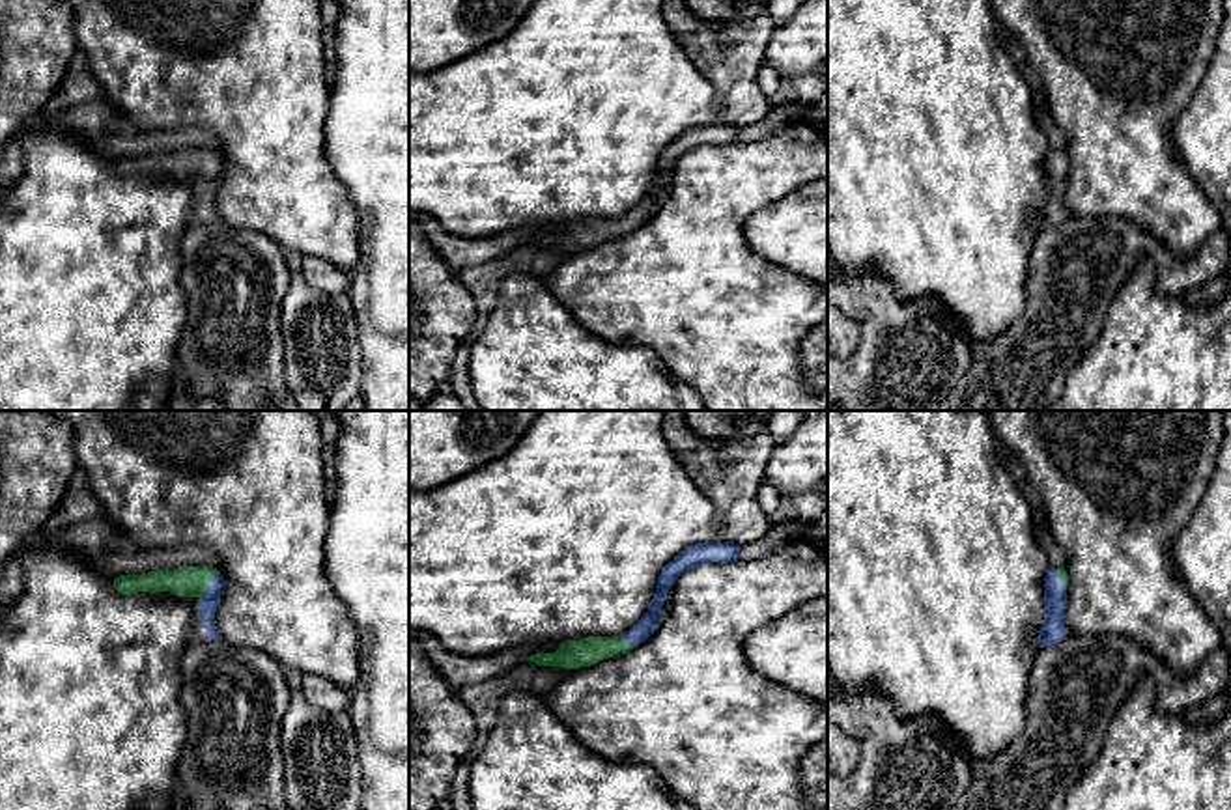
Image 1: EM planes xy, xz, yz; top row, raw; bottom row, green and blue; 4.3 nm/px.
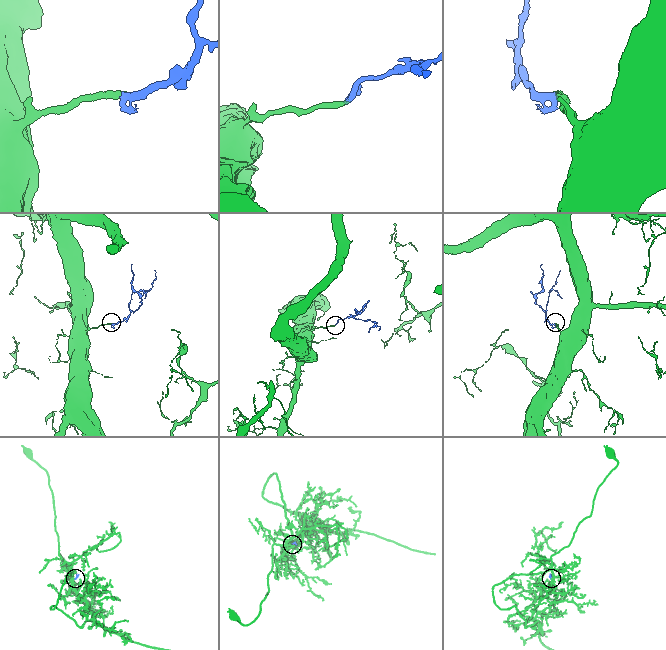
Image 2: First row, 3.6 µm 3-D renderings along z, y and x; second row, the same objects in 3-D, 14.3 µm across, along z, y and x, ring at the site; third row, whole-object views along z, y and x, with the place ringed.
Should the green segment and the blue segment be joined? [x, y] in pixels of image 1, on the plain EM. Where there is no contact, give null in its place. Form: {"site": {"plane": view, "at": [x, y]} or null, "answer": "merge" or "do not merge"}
{"site": {"plane": "xy", "at": [208, 165]}, "answer": "merge"}

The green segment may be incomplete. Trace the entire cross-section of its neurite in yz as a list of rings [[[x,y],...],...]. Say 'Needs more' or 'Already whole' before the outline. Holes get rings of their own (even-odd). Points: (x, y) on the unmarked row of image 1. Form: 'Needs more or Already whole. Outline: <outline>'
Needs more. Outline: [[[1052,149],[1044,159],[1044,203],[1039,213],[1039,230],[1054,228],[1067,220],[1065,209],[1068,157],[1065,149]]]

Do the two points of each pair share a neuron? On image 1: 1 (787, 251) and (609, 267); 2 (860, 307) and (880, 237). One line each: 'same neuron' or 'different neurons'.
1: different neurons
2: different neurons

